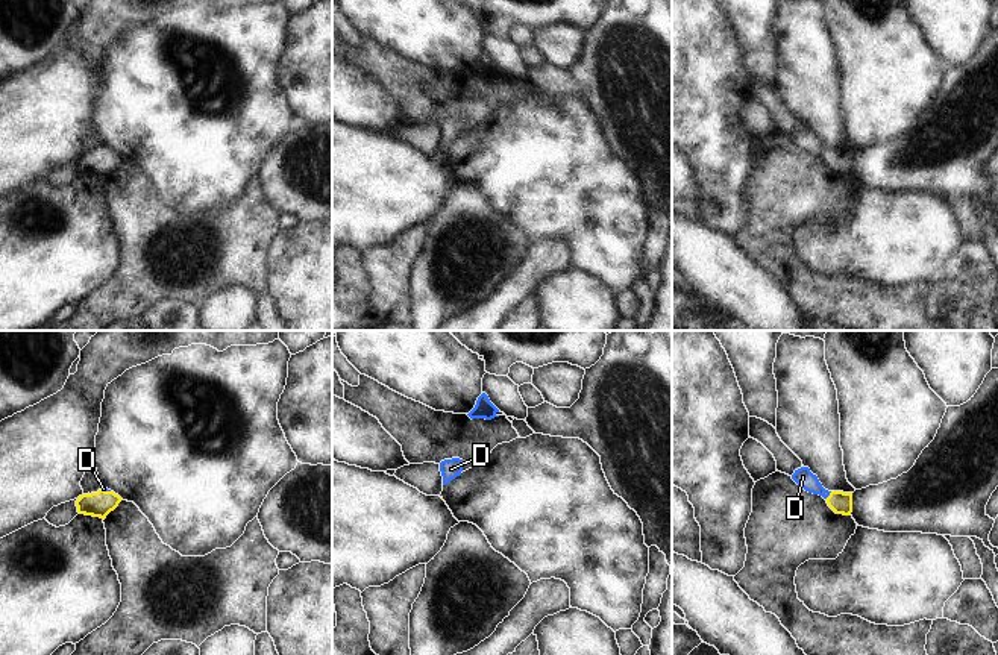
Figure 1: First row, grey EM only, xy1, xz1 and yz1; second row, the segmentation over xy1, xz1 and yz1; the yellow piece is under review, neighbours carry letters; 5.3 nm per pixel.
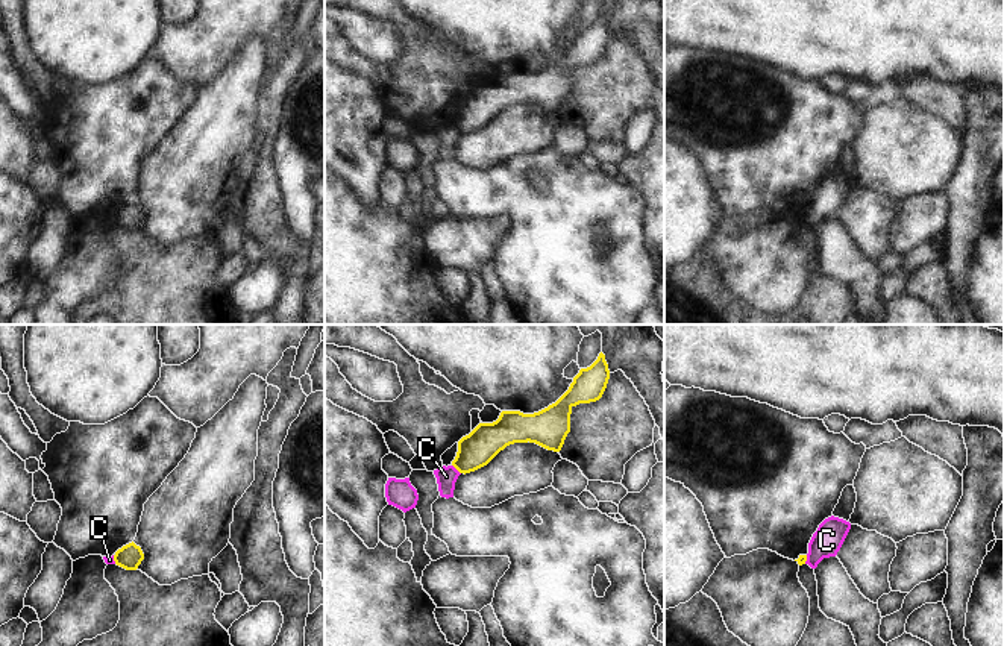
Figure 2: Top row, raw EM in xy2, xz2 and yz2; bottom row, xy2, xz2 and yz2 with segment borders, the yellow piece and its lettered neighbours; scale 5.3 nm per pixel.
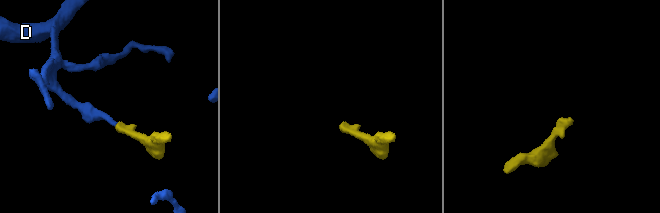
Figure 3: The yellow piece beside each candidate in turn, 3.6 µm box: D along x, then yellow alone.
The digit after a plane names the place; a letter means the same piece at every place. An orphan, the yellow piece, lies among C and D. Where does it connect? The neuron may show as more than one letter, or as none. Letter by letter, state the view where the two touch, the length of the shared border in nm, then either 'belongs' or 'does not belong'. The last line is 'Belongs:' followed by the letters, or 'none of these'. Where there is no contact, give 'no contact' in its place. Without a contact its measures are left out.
C: meets yellow in xz2; contact 70 nm long; does not belong
D: meets yellow in yz1; contact 60 nm long; belongs
Belongs: D

